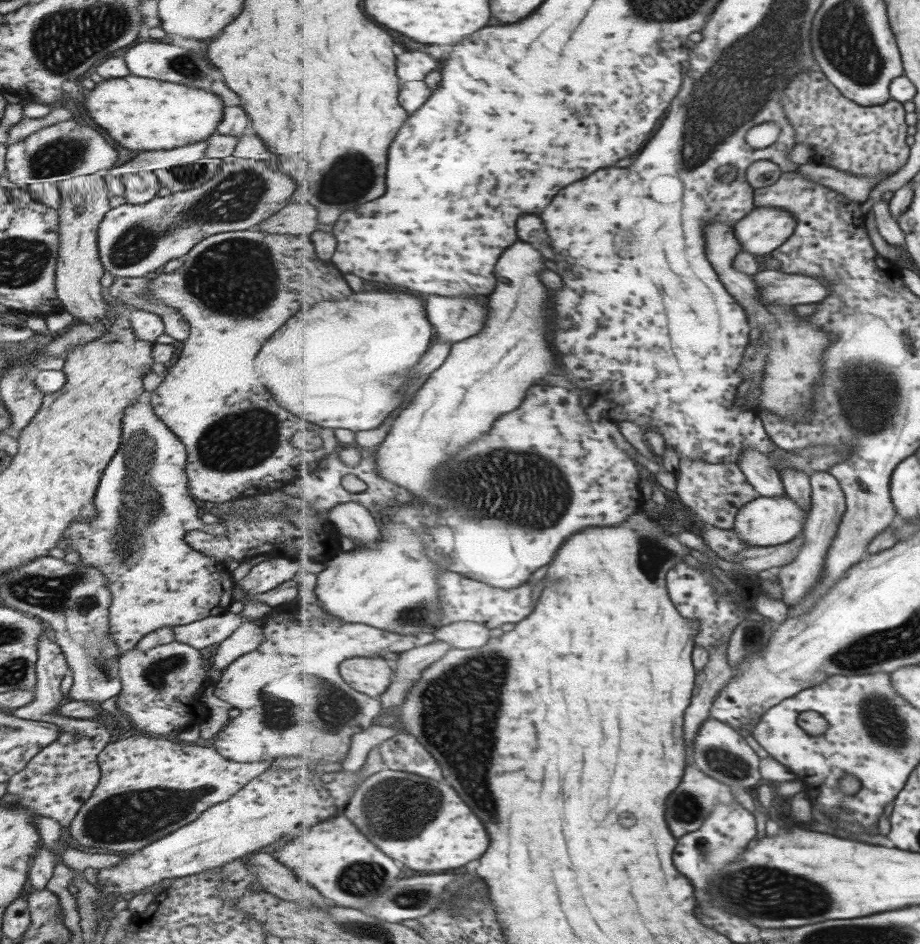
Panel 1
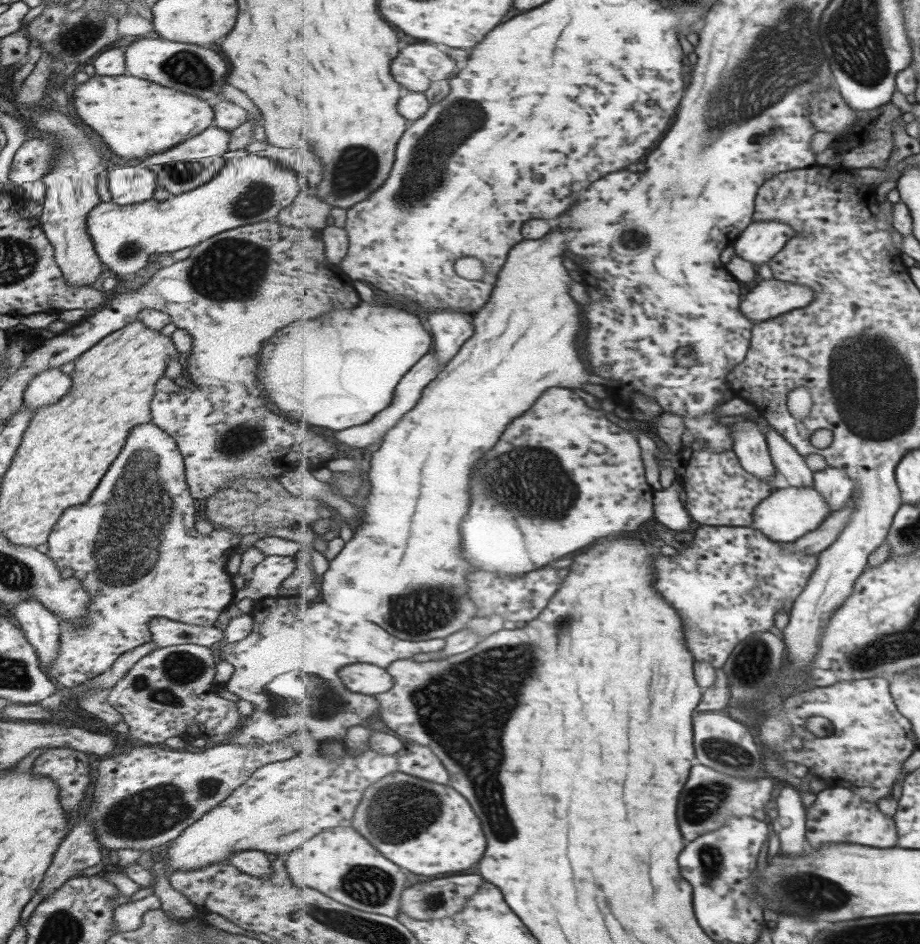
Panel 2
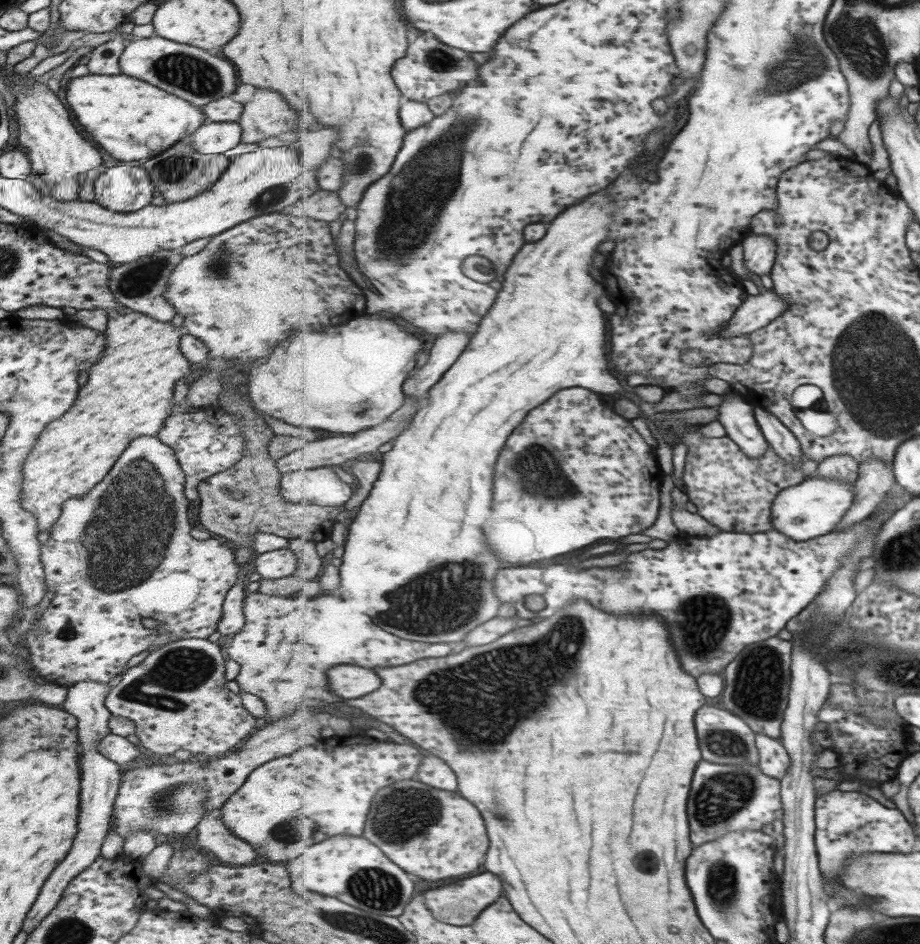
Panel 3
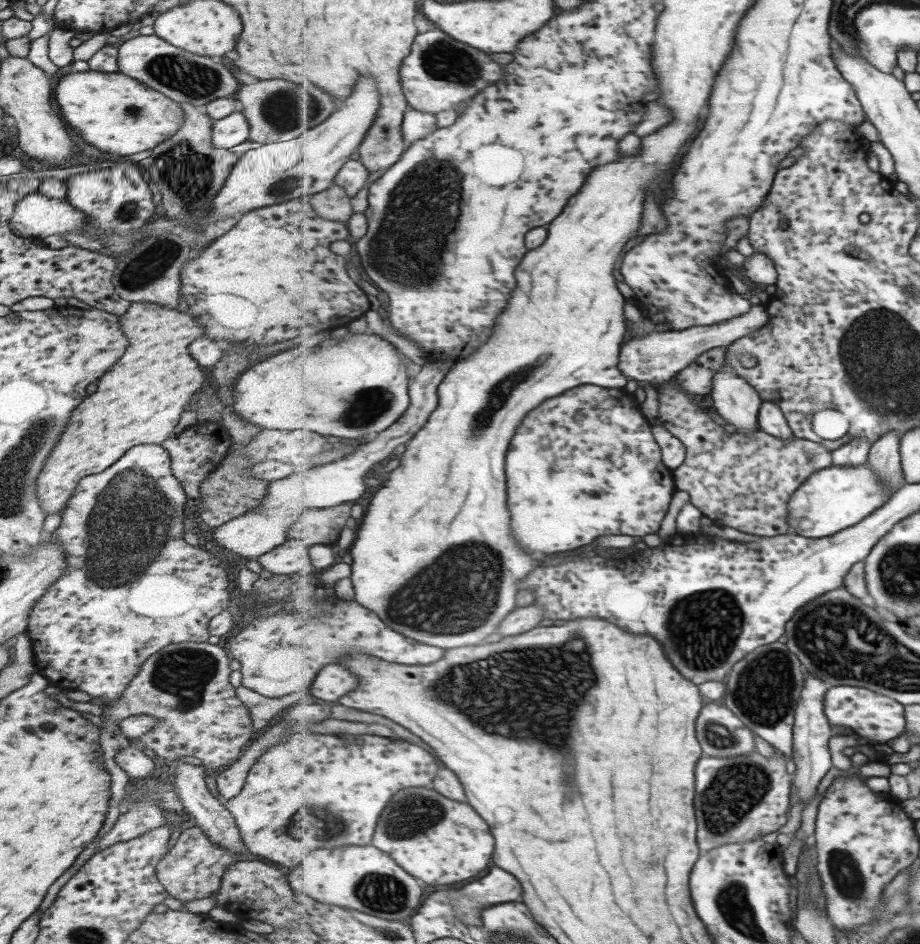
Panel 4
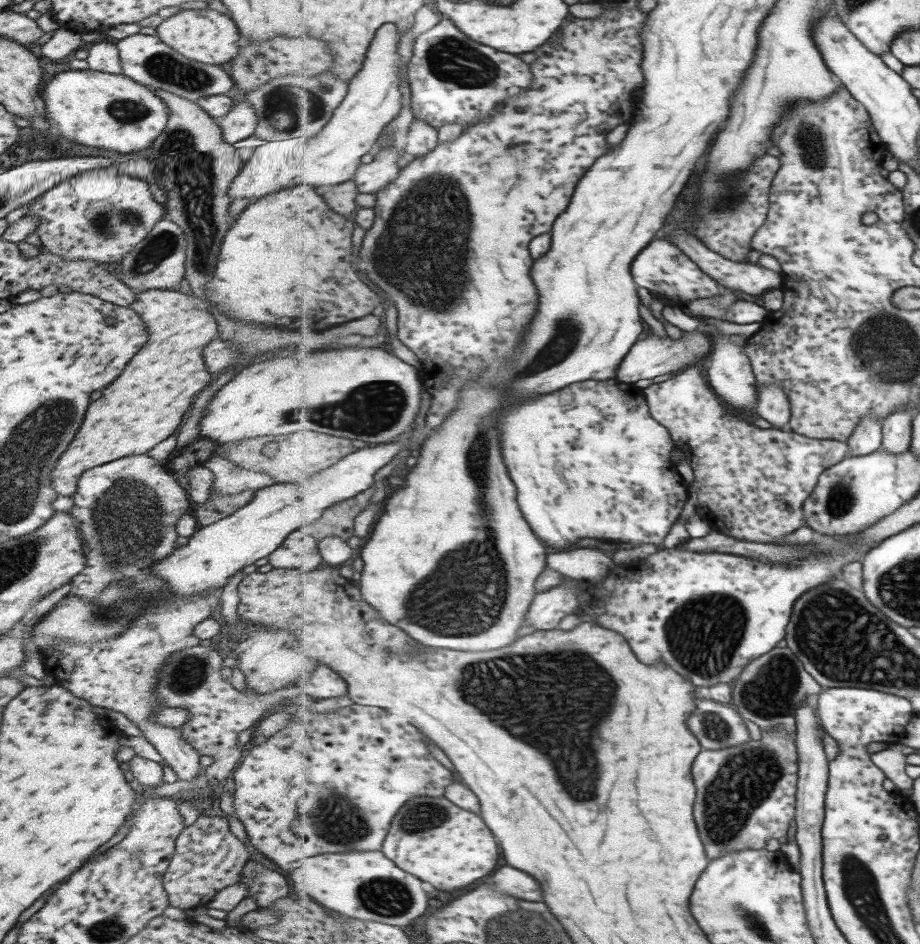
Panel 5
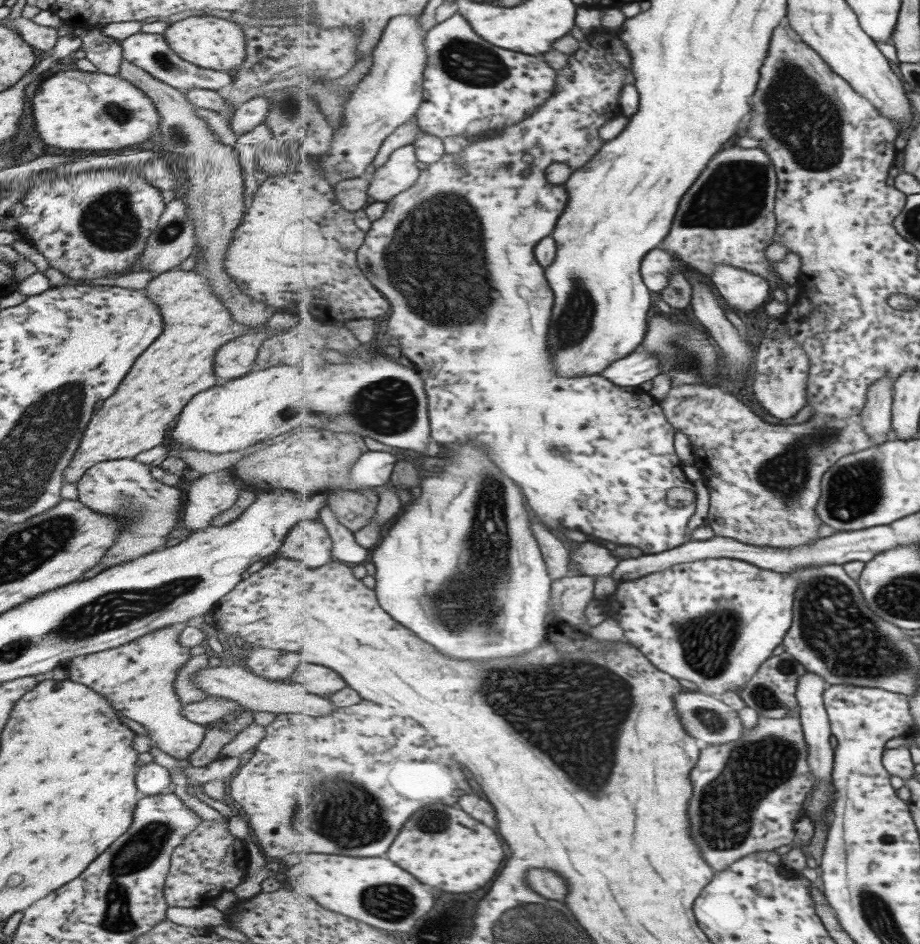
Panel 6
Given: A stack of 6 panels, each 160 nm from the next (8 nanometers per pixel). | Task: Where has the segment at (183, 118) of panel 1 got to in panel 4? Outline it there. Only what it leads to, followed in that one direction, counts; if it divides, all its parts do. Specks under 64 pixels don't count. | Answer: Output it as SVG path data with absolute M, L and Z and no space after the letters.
M75 72L57 82L53 100L61 110L69 130L79 134L87 144L119 156L149 150L174 134L183 120L179 104L142 82L111 72Z

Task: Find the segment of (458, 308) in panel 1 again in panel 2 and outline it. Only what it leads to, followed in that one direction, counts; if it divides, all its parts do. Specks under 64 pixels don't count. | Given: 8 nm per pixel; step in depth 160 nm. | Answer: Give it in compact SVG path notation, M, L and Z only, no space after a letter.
M435 312L431 314L429 318L429 324L431 324L432 337L434 338L434 352L438 356L441 364L447 364L456 354L461 350L461 347L469 340L475 332L474 329L474 317L471 313L463 312Z

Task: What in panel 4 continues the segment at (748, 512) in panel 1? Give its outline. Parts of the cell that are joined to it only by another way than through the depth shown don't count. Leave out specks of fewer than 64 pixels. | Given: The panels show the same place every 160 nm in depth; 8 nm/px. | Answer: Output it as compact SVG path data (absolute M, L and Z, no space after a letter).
M867 463L861 466L831 466L819 470L791 497L790 530L793 534L807 538L833 536L871 517L891 500L893 494L887 486L881 486L875 470L871 470Z

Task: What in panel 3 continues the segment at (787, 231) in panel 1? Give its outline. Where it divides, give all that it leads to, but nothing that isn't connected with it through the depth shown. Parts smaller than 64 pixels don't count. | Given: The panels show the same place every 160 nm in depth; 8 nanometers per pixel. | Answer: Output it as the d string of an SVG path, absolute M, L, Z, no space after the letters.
M751 236L747 238L745 244L745 262L751 272L755 272L759 277L771 274L775 266L775 254L778 255L778 243L772 236Z

